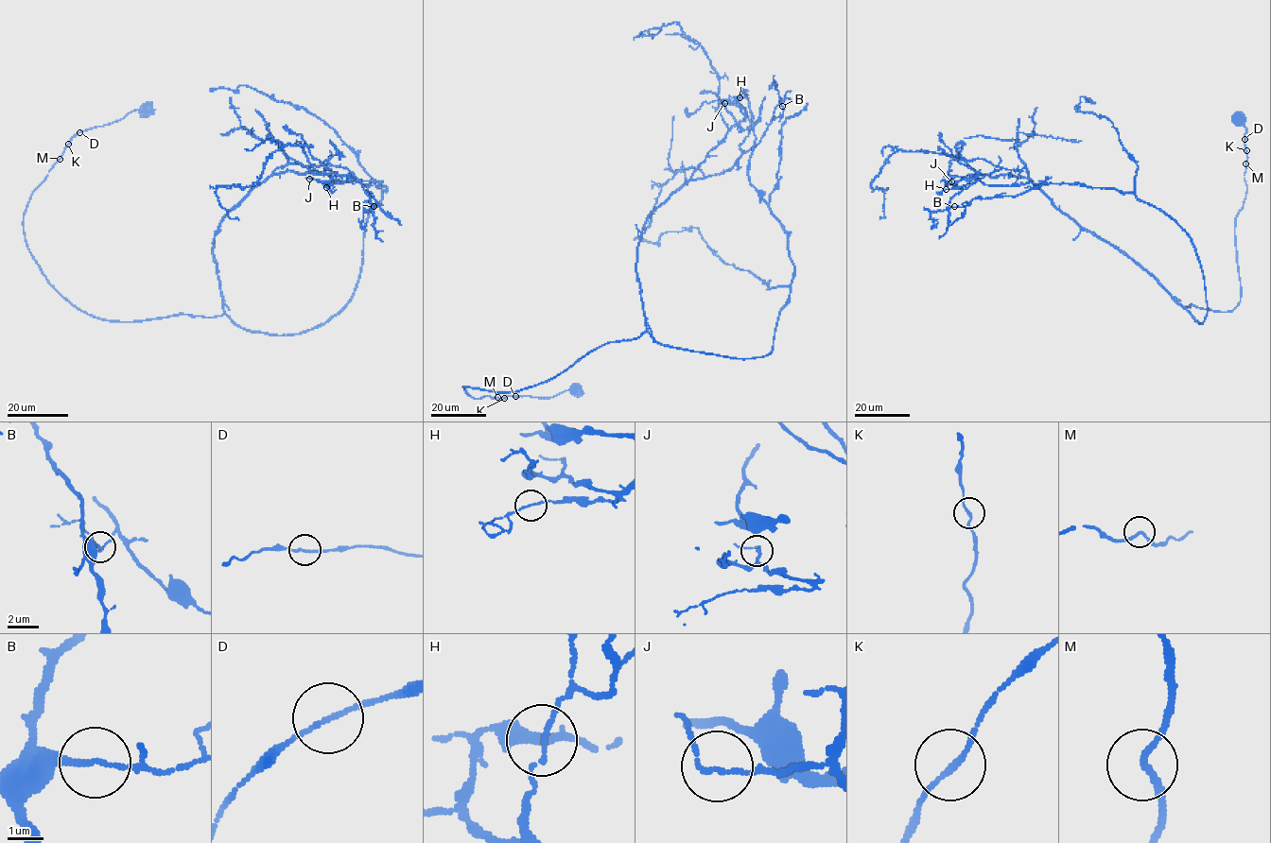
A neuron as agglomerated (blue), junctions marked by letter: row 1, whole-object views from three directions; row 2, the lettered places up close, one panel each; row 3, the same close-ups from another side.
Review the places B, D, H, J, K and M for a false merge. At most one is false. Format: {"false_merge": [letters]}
{"false_merge": []}

